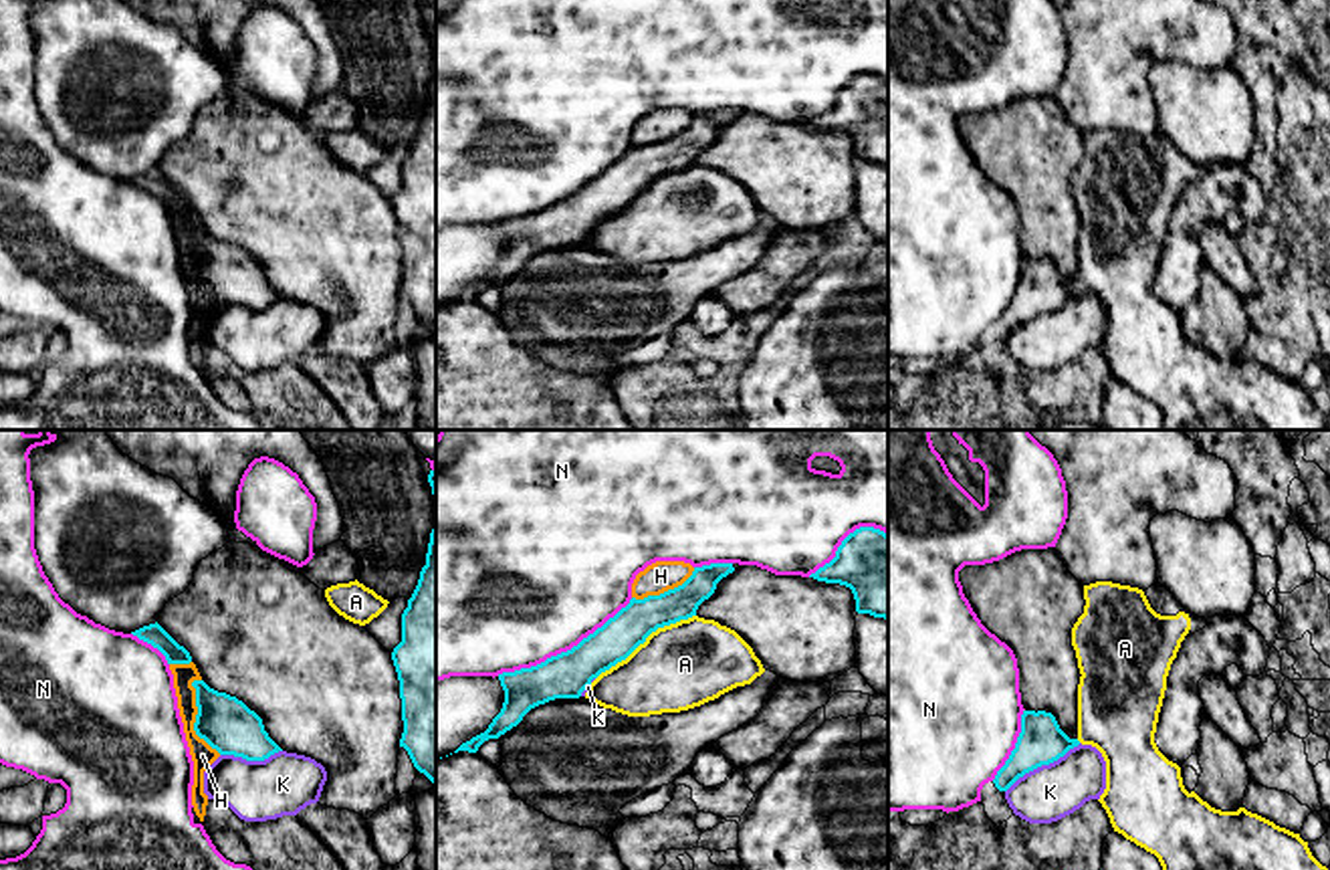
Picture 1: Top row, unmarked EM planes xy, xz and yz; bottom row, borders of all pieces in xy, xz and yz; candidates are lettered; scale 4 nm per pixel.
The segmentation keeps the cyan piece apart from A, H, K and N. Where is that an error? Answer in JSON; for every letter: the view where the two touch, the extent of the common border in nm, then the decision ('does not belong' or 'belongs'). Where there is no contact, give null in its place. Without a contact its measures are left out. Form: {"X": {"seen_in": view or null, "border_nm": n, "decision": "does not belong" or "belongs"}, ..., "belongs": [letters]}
{"A": {"seen_in": "xz", "border_nm": 480, "decision": "does not belong"}, "H": {"seen_in": "xy", "border_nm": 320, "decision": "does not belong"}, "K": {"seen_in": "yz", "border_nm": 360, "decision": "does not belong"}, "N": {"seen_in": "xz", "border_nm": 600, "decision": "does not belong"}, "belongs": []}

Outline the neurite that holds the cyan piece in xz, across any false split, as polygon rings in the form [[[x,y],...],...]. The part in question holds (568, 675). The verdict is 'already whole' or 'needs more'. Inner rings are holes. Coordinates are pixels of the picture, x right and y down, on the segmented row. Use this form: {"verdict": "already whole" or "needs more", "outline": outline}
{"verdict": "already whole", "outline": [[[733,563],[694,567],[692,575],[674,589],[644,600],[632,597],[626,608],[571,650],[537,666],[498,674],[505,690],[501,713],[484,733],[462,743],[454,753],[476,753],[484,741],[498,739],[539,704],[579,698],[593,678],[626,660],[652,632],[696,616],[698,606],[733,571]]]}

